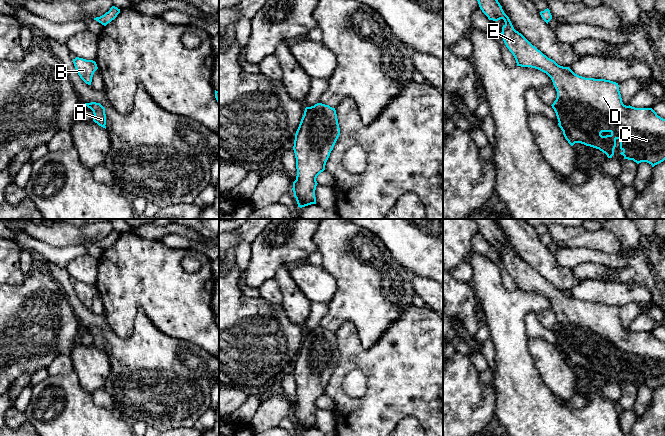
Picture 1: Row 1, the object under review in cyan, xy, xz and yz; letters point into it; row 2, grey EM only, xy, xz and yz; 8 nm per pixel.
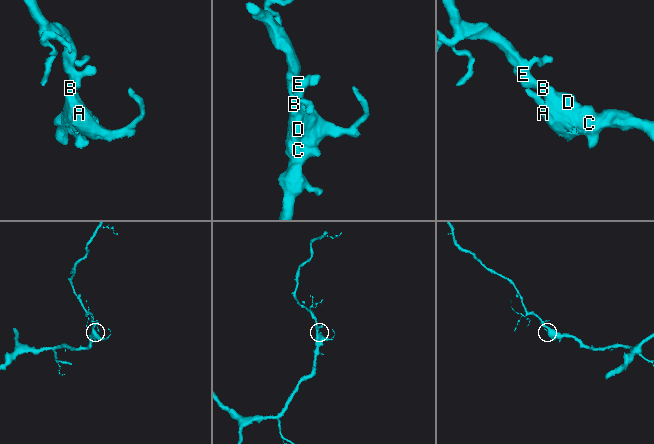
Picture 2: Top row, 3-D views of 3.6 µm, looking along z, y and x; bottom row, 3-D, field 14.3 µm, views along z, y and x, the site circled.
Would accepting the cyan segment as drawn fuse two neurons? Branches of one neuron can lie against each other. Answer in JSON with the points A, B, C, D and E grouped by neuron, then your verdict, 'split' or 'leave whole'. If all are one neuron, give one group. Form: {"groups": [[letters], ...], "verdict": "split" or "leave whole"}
{"groups": [["A", "B", "C", "D", "E"]], "verdict": "leave whole"}

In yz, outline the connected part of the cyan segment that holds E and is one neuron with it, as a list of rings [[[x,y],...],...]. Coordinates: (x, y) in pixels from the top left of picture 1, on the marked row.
[[[498,0],[477,1],[489,20],[504,20],[502,38],[513,54],[517,66],[538,69],[551,78],[557,91],[557,98],[551,106],[556,113],[558,125],[571,146],[581,143],[599,149],[608,158],[612,158],[616,140],[619,139],[622,150],[620,154],[624,159],[633,160],[637,164],[647,162],[652,167],[665,160],[665,119],[658,116],[652,108],[626,106],[622,102],[618,83],[605,79],[585,78],[575,74],[569,67],[558,65],[514,29]]]

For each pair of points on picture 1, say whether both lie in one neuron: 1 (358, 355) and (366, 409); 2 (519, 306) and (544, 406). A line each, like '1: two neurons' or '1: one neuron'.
1: one neuron
2: one neuron

